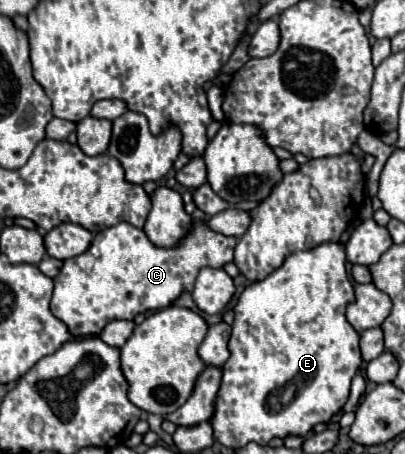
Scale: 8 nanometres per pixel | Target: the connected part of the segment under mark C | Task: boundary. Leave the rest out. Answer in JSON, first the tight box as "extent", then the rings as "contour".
{"extent":[52,220,236,340],"contour":[[[192,220],[190,230],[174,248],[152,244],[146,232],[132,224],[110,226],[94,236],[84,254],[64,262],[54,278],[52,314],[60,318],[78,340],[100,336],[104,326],[112,320],[134,320],[138,314],[168,308],[180,294],[192,292],[194,280],[204,266],[222,268],[234,262],[236,242],[234,236],[210,232],[206,220]]]}

